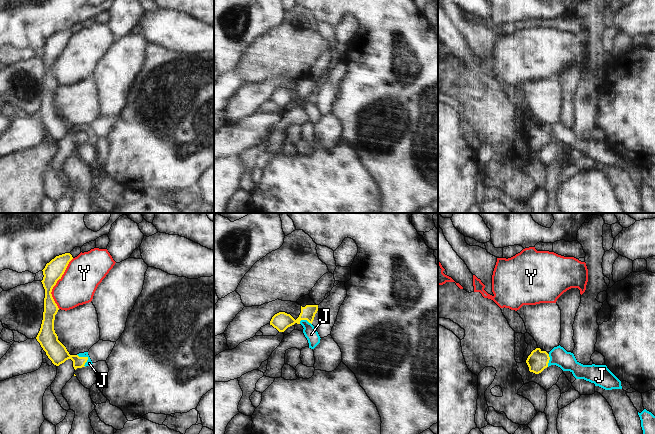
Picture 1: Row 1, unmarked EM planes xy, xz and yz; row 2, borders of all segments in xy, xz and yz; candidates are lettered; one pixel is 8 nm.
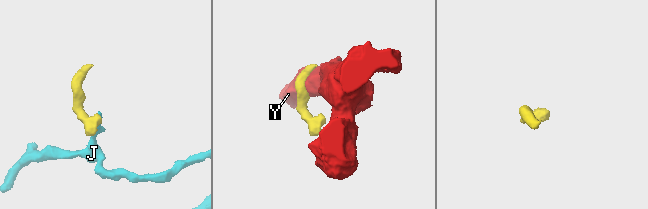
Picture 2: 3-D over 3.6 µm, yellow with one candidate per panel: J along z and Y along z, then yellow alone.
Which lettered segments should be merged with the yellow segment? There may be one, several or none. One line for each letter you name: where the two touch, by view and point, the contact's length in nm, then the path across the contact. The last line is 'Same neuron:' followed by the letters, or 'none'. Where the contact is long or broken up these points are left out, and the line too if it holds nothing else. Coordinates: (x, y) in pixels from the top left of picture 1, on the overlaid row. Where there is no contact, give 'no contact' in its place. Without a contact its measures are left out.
J: meets yellow in xy at (86, 357); contact 120 nm long; runs through xy (56, 351), (60, 355), (86, 357), (89, 363)
Same neuron: J

